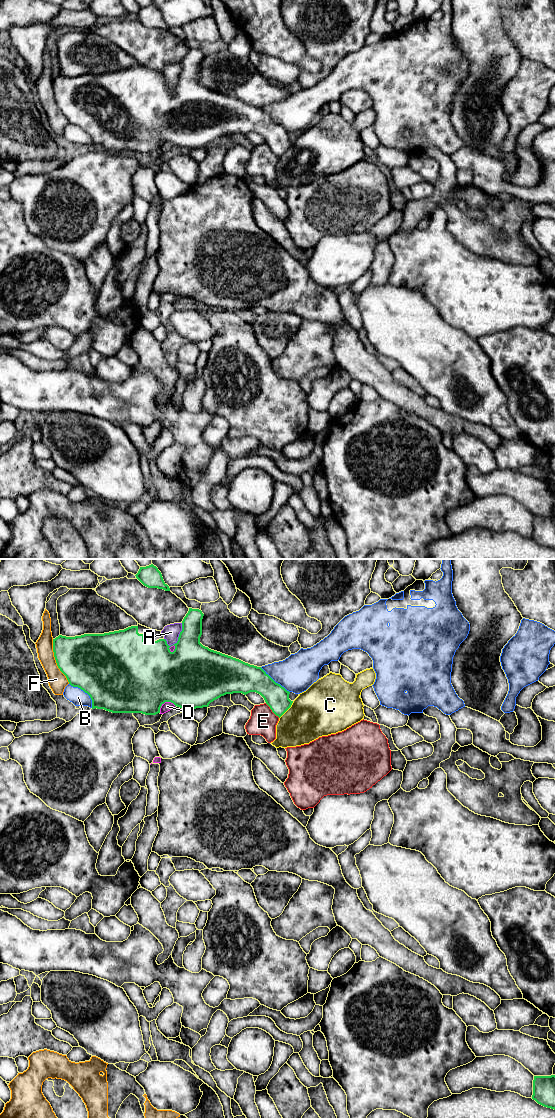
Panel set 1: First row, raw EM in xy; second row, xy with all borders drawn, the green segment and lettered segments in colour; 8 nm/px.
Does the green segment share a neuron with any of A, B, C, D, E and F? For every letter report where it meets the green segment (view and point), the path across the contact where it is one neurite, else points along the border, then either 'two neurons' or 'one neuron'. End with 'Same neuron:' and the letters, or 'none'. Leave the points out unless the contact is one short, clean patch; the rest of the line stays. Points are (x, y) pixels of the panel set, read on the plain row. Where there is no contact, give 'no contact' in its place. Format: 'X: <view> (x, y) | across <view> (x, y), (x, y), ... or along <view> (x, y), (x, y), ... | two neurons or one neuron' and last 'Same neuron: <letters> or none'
A: xy (179, 76) | two neurons
B: xy (85, 132) | two neurons
C: xy (287, 149) | two neurons
D: xy (165, 141) | two neurons
E: xy (272, 151) | two neurons
F: xy (56, 101) | two neurons
Same neuron: none

